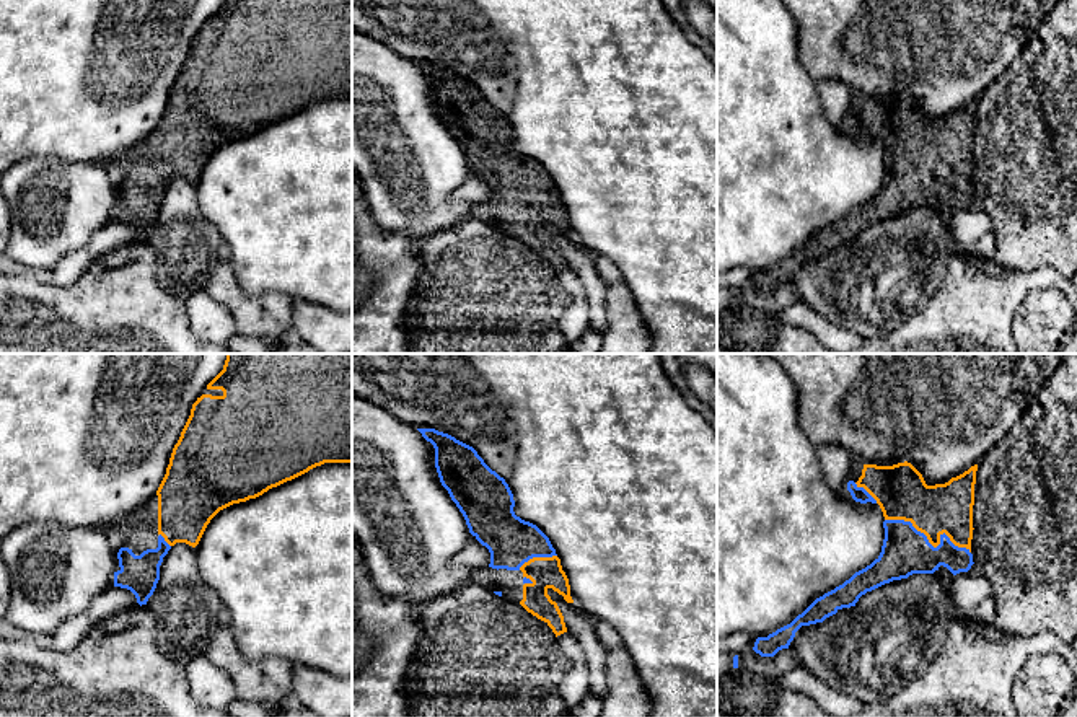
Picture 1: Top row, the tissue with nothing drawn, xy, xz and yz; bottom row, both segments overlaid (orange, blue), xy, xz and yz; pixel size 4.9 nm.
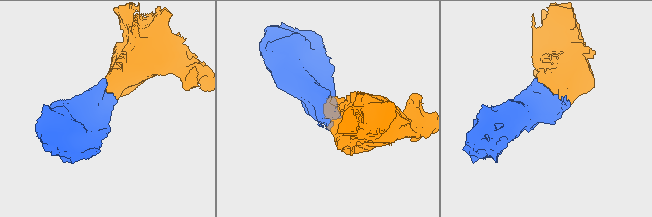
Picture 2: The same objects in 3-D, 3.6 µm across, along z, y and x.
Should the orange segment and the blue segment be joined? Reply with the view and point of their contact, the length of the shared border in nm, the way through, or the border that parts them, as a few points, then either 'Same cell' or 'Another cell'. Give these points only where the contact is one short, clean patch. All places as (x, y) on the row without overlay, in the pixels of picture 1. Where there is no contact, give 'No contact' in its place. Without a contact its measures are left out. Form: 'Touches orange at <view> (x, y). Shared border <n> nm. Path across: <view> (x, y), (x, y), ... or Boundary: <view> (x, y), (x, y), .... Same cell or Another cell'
Touches orange at yz (929, 176). Shared border 460 nm. Same cell

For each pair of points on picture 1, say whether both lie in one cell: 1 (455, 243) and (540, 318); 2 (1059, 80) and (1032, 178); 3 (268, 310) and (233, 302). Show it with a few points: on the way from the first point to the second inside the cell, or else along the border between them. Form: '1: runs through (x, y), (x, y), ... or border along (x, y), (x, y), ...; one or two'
1: runs through (476, 264), (518, 307); one
2: runs through (1059, 105), (1059, 150), (1056, 153); one
3: runs through (259, 310), (246, 310), (241, 305); one

